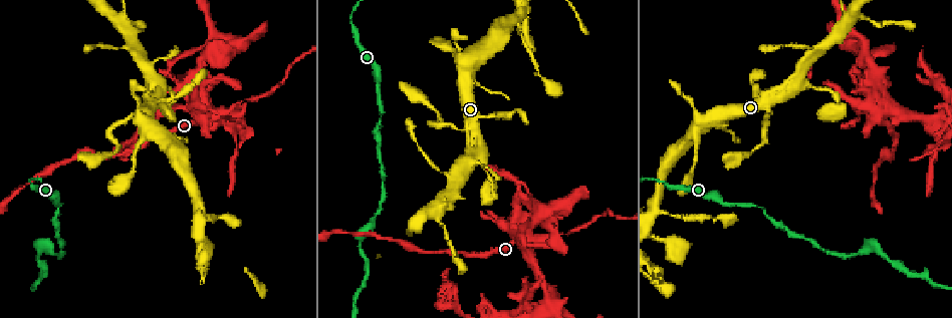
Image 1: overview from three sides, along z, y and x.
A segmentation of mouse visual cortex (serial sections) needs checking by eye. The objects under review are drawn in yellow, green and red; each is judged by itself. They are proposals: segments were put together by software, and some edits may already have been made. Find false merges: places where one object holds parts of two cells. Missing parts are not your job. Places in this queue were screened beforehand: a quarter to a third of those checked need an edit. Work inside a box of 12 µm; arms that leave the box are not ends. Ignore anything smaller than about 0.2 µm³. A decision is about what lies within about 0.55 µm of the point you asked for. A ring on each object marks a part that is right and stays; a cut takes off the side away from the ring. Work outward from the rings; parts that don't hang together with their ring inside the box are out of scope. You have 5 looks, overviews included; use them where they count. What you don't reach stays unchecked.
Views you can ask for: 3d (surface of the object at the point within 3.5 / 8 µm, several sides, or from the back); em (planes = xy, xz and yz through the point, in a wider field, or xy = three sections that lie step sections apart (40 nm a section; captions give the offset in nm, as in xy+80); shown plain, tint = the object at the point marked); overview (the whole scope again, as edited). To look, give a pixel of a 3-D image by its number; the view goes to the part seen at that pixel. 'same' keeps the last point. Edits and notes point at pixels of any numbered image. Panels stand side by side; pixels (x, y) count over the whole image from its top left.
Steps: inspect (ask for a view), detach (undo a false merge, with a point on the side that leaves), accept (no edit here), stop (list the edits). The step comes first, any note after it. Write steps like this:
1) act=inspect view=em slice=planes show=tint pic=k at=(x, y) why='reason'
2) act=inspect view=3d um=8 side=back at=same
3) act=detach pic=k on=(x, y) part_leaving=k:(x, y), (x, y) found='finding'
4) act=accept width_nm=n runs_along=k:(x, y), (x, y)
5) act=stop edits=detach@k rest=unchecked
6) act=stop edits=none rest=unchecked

act=inspect view=3d um=3.5 pic=1 at=(569, 234) why='thin neck'

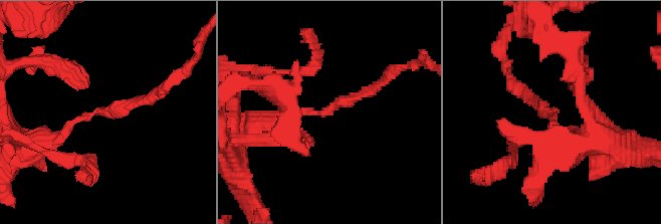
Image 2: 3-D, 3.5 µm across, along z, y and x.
act=inspect view=em slice=xy step=2 show=tint pic=2 at=(554, 116) arm_widths_nm=150,250

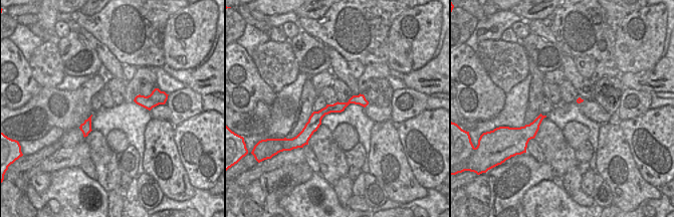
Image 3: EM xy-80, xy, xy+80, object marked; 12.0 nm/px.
act=accept width_nm=120 runs_along=2:(36, 143), (76, 119), (154, 96) found='one cell here'

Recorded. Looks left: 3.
act=inspect view=3d um=8 pic=1 at=(36, 259) why='a narrow waist'

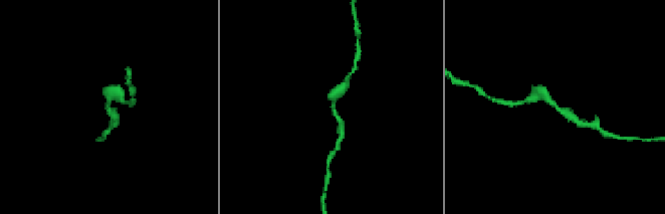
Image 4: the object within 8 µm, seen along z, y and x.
act=inspect view=3d um=3.5 pic=4 at=(108, 107)

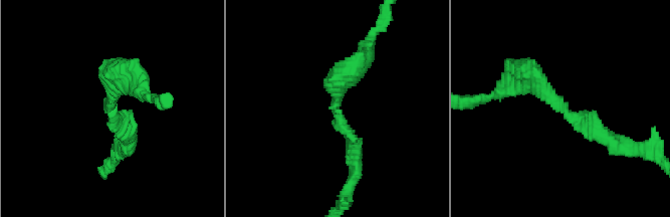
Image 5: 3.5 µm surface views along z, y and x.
act=inspect view=em slice=xy step=1 show=tint pic=5 at=(110, 112) arm_widths_nm=200,350 why='shape alone is not enough'

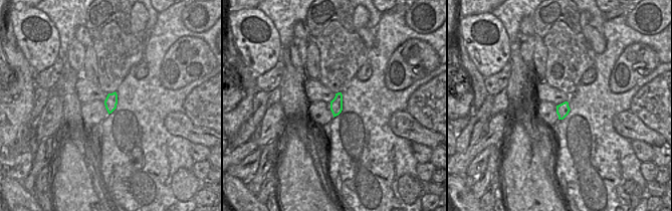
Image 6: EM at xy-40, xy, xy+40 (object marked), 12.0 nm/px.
act=accept runs_along=5:(520, 81), (541, 84), (616, 146) found='all the same cell'

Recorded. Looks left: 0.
act=stop edits=none rest=unchecked

